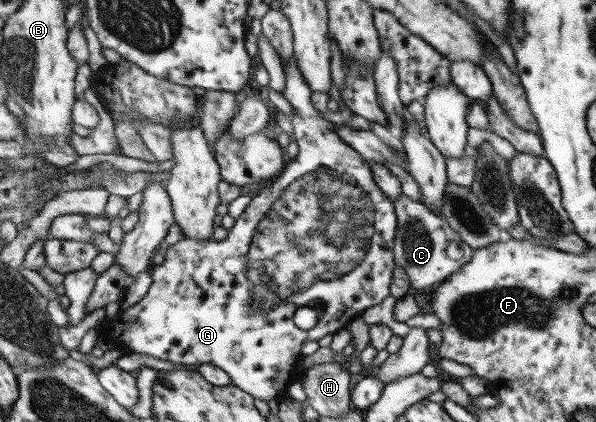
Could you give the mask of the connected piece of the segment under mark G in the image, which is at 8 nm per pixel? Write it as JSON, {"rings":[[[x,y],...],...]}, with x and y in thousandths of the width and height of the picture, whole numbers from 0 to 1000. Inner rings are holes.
{"rings":[[[490,135],[487,145],[475,145],[475,154],[482,180],[482,206],[477,225],[495,258],[490,289],[493,296],[493,334],[502,348],[497,372],[487,382],[485,391],[471,408],[471,415],[465,417],[465,424],[435,448],[435,457],[423,469],[404,512],[394,521],[393,536],[376,569],[362,571],[354,566],[337,571],[336,566],[310,562],[292,581],[282,583],[272,626],[255,630],[253,649],[258,664],[243,704],[230,723],[213,735],[200,732],[195,746],[188,754],[178,754],[173,768],[164,775],[164,794],[180,806],[181,813],[188,813],[190,822],[206,827],[208,841],[233,836],[233,841],[250,841],[250,846],[263,846],[263,851],[275,851],[275,855],[307,867],[329,865],[334,870],[347,860],[361,865],[381,882],[388,893],[388,905],[396,917],[443,953],[466,953],[471,941],[480,941],[482,922],[485,922],[488,908],[503,905],[510,893],[510,874],[502,874],[502,863],[507,860],[508,846],[505,825],[512,820],[515,808],[535,808],[549,791],[559,794],[565,784],[582,777],[586,765],[604,751],[614,732],[643,718],[656,699],[656,666],[659,666],[659,642],[663,642],[664,628],[661,585],[664,583],[664,562],[669,545],[663,476],[631,431],[622,382],[612,377],[597,353],[579,339],[560,308],[560,291],[547,282],[544,270],[527,251],[523,242],[527,216],[512,192],[497,135]],[[478,633],[488,637],[482,656],[475,652]],[[505,727],[523,727],[535,739],[532,765],[517,782],[502,780],[495,770],[495,761],[492,761],[498,732],[505,732]]]}

